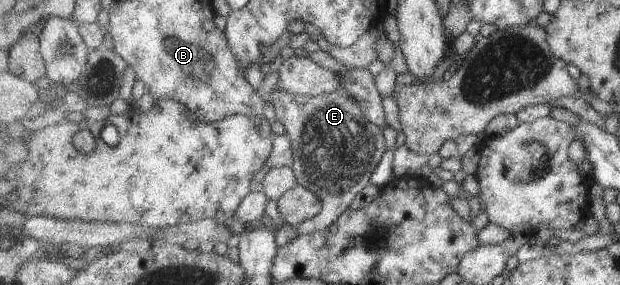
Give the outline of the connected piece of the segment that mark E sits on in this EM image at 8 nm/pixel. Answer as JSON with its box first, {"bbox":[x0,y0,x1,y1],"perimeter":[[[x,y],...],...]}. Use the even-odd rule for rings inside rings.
{"bbox":[269,87,387,237],"perimeter":[[[276,87],[269,94],[269,102],[275,106],[277,120],[284,126],[286,136],[289,137],[292,144],[295,161],[291,167],[298,175],[299,184],[317,194],[323,204],[322,212],[319,215],[296,226],[289,227],[289,232],[294,237],[326,230],[349,210],[356,194],[360,190],[364,190],[371,182],[373,172],[377,170],[382,157],[387,151],[384,130],[366,116],[365,110],[354,97],[348,96],[342,91],[304,96],[298,93],[284,92],[284,90]]]}

